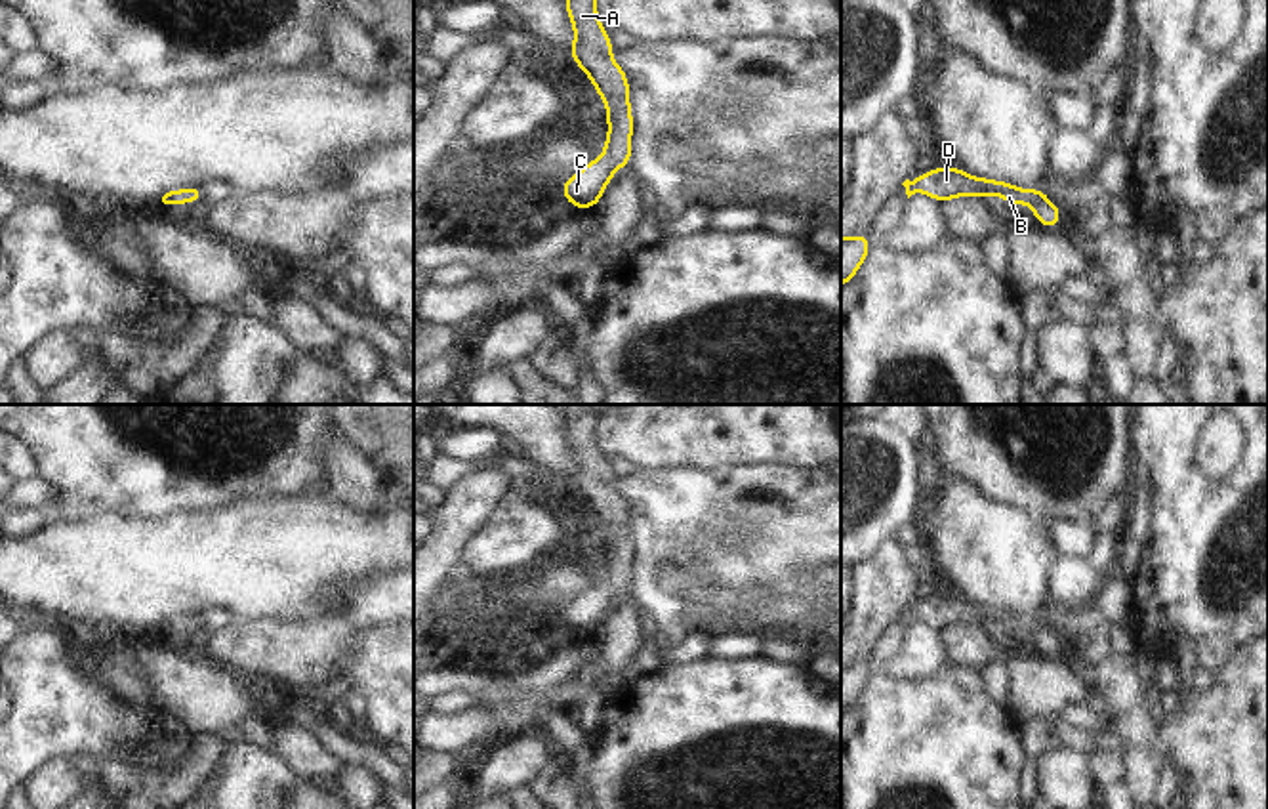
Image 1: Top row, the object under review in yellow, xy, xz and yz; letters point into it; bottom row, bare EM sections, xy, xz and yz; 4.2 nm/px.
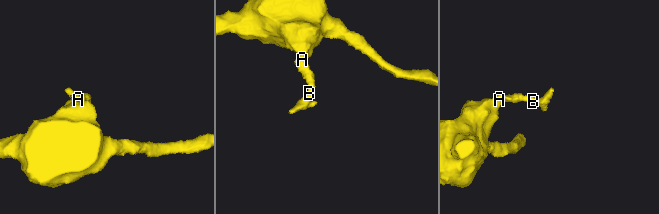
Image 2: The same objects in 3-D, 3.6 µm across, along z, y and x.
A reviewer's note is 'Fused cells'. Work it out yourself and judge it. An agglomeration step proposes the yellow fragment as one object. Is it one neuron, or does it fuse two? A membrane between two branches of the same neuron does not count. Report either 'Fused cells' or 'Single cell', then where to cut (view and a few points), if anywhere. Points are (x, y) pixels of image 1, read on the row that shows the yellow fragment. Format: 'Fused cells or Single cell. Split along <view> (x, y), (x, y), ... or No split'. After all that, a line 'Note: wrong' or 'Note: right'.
Single cell. No split.
Note: wrong

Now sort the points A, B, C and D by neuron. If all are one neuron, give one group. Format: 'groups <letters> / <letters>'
groups A B C D

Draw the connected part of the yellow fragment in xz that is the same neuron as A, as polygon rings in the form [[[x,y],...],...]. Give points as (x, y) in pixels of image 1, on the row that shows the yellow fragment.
[[[564,0],[564,8],[574,29],[568,57],[587,74],[606,107],[608,135],[603,141],[604,153],[561,183],[561,193],[568,204],[576,210],[591,210],[601,202],[603,191],[614,179],[614,172],[631,162],[631,88],[627,71],[612,57],[614,46],[599,19],[597,0]]]

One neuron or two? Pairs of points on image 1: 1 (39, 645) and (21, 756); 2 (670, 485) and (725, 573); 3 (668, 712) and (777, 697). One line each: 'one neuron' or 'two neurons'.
1: one neuron
2: two neurons
3: one neuron

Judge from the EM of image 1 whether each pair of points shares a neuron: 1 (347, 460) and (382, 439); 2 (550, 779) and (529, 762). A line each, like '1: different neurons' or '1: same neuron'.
1: different neurons
2: different neurons

